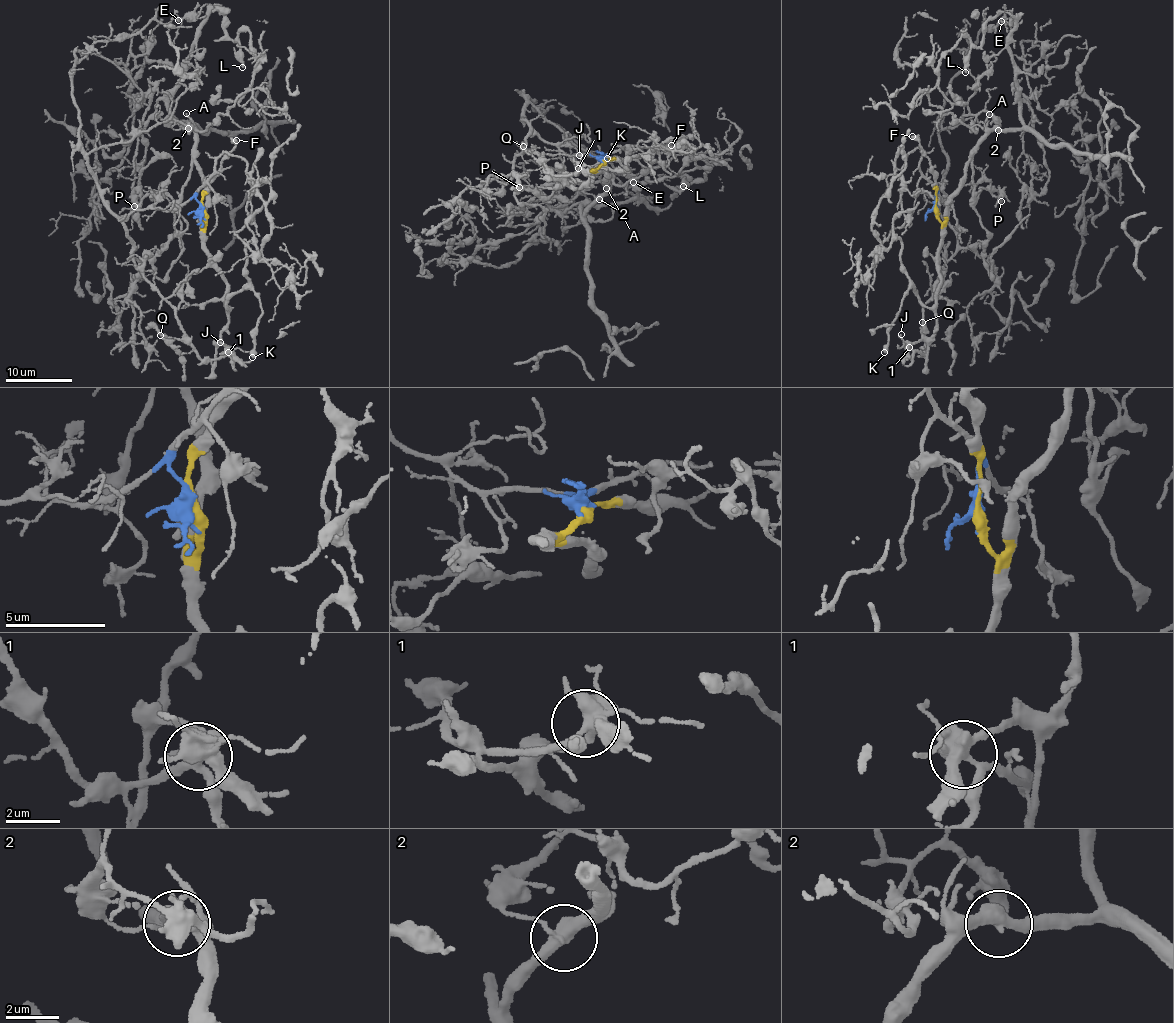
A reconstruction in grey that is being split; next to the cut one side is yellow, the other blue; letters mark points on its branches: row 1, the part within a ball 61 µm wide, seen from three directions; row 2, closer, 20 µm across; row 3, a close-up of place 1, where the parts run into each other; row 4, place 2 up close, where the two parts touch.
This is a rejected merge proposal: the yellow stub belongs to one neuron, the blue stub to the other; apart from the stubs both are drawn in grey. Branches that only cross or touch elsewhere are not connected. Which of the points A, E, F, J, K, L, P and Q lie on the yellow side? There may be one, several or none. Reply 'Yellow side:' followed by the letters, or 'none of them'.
Yellow side: A, F, K, L, P

